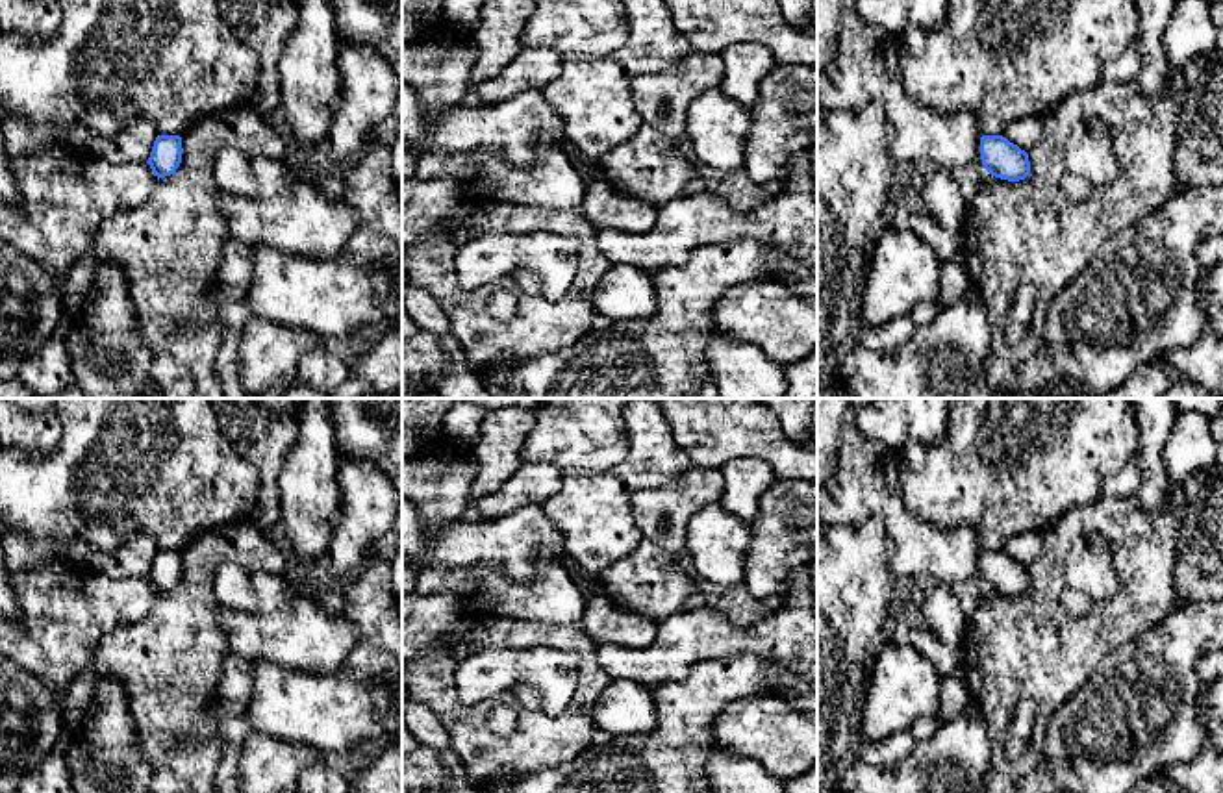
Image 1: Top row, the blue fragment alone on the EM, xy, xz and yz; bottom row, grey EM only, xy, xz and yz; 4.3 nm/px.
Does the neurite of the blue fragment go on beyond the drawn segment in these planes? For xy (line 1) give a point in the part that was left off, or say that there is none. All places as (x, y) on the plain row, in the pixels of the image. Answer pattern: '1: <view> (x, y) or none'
1: none

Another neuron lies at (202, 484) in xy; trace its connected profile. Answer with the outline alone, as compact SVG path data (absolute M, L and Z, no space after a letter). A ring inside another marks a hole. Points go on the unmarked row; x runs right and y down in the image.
M56 398L63 437L50 452L0 448L0 534L85 545L111 552L132 534L146 534L158 550L183 550L206 532L248 522L259 472L221 432L209 398Z

